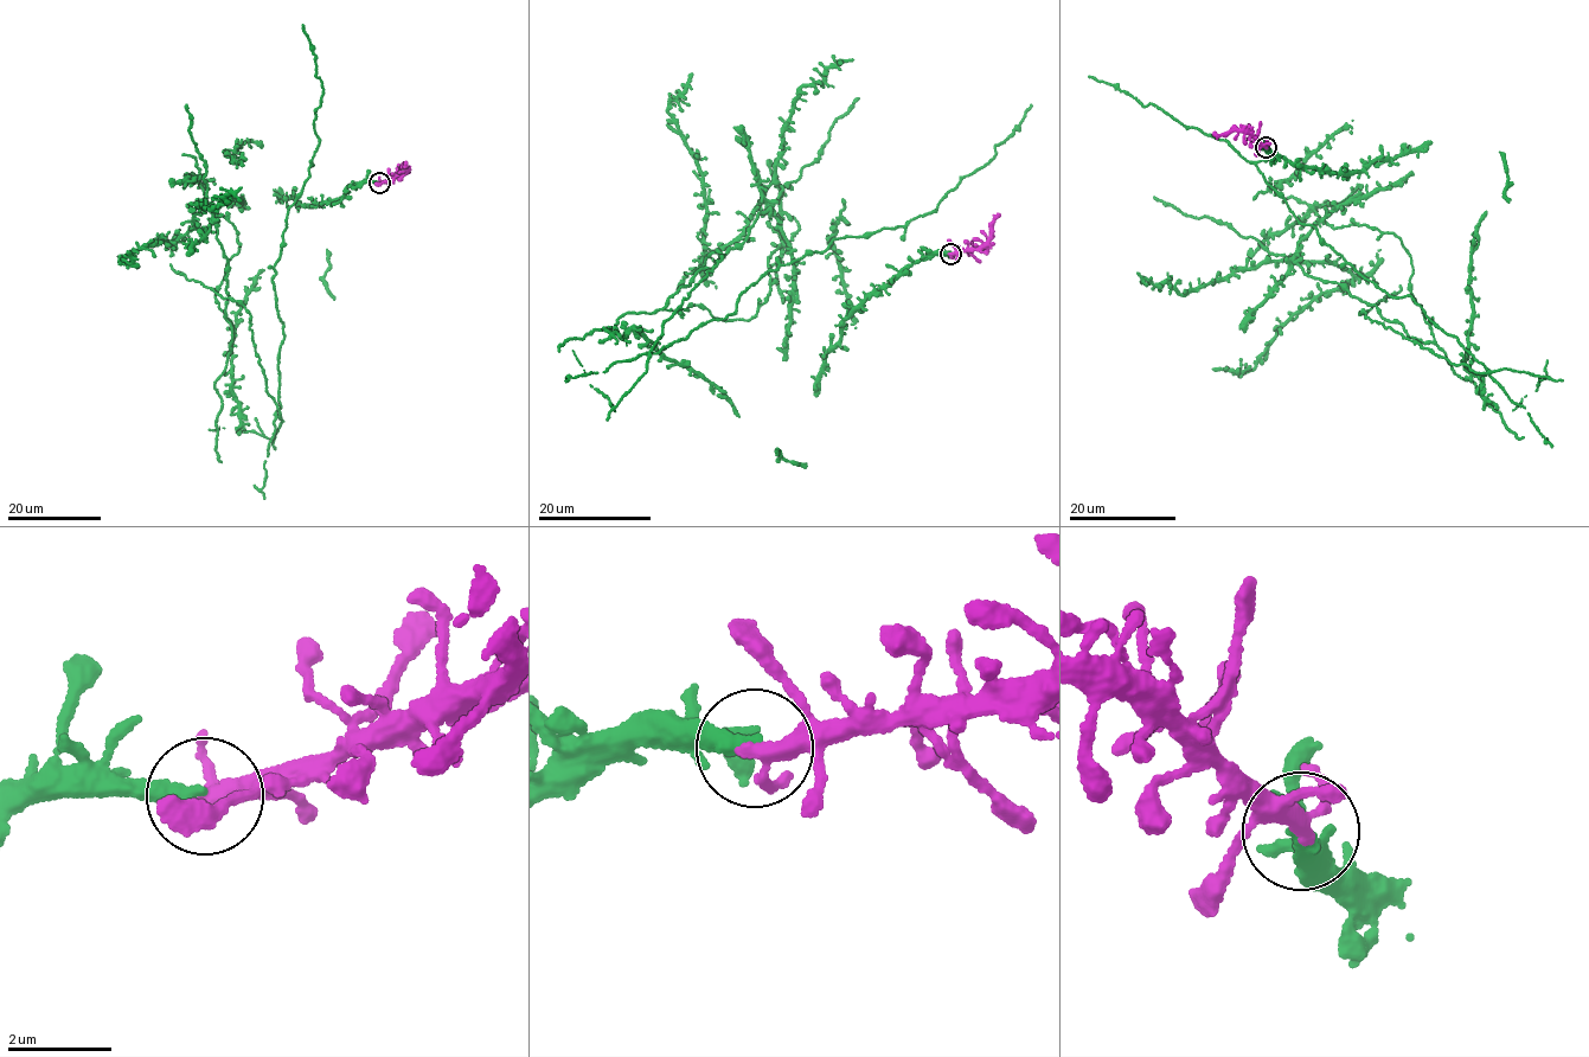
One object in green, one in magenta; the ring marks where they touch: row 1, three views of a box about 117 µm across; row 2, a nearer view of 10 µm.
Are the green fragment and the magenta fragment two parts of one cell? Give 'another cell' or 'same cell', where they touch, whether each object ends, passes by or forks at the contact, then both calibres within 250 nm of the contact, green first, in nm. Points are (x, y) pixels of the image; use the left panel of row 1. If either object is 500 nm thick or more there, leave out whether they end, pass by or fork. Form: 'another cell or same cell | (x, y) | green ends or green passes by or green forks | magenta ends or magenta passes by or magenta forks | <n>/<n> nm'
same cell | (379, 183) | green ends | magenta passes by | 300/280 nm

